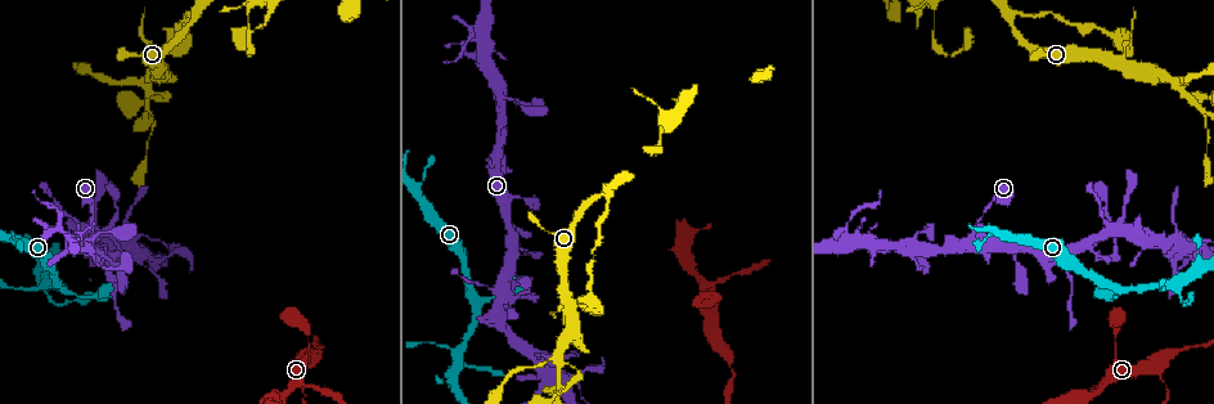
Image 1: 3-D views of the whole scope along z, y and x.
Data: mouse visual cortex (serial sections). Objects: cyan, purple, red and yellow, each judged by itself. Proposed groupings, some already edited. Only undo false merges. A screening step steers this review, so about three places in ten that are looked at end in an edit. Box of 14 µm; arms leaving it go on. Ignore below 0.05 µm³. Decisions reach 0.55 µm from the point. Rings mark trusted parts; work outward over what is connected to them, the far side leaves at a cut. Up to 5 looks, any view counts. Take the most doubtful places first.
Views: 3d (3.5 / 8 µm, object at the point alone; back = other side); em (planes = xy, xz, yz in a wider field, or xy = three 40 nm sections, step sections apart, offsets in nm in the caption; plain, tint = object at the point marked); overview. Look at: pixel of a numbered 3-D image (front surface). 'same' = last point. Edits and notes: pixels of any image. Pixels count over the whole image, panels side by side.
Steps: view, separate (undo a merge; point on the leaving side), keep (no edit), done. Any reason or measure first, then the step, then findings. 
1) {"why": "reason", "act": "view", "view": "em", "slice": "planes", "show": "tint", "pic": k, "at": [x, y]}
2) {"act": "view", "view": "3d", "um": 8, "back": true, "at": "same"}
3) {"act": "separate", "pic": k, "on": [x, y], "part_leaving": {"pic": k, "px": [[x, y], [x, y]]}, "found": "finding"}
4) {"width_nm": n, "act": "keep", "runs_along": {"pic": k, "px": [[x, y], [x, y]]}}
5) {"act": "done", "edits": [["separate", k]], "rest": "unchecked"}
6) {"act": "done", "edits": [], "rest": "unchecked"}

{"why": "two arms in line, one across", "act": "view", "view": "3d", "um": 3.5, "pic": 1, "at": [460, 358]}

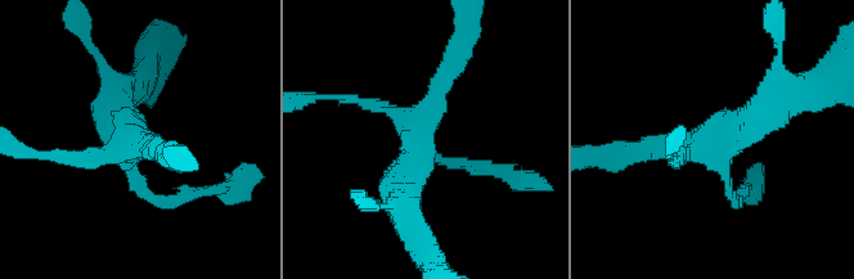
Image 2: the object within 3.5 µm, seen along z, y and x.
{"why": "now the EM", "act": "view", "view": "em", "slice": "xy", "step": 5, "show": "tint", "pic": 2, "at": [724, 141]}

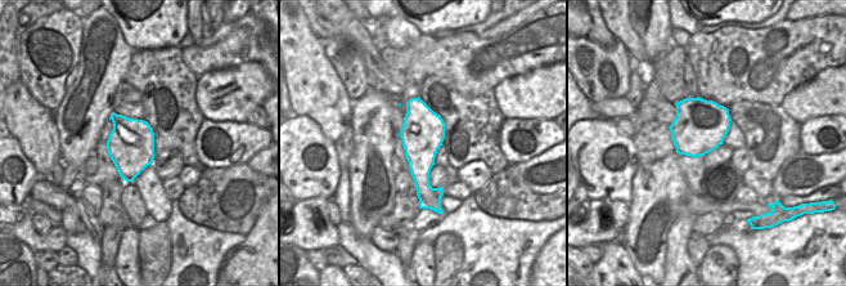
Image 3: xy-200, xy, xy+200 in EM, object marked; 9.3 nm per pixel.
{"act": "keep", "runs_along": {"pic": 2, "px": [[646, 149], [722, 142], [785, 98]]}, "found": "all the same cell"}

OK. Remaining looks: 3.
{"why": "three arms meet", "act": "view", "view": "3d", "um": 3.5, "back": true, "pic": 1, "at": [149, 111]}

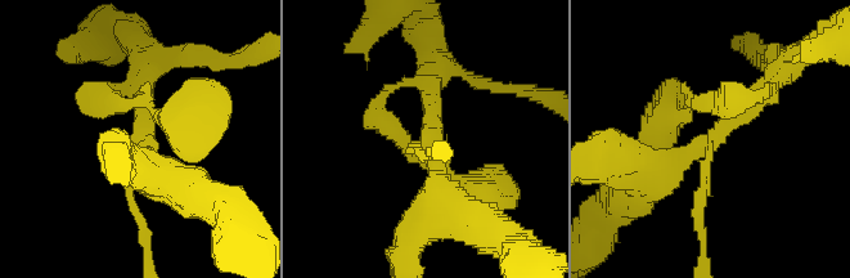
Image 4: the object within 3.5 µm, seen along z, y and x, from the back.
{"arms": 3, "arm_widths_nm": [150, 250, 300], "act": "view", "view": "em", "slice": "planes", "show": "tint", "pic": 4, "at": [429, 133]}

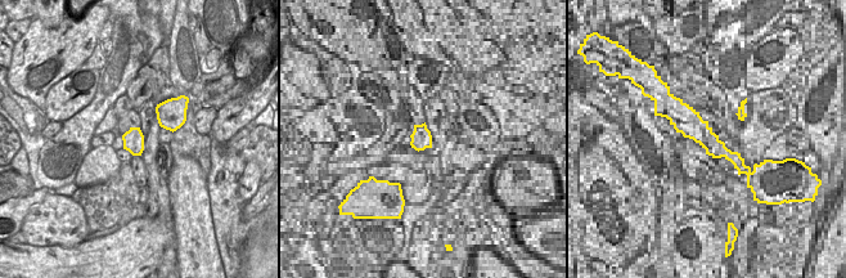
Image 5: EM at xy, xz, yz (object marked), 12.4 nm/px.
{"act": "keep", "runs_along": {"pic": 4, "px": [[777, 76], [718, 135], [671, 167], [655, 164]]}, "found": "all the same cell"}

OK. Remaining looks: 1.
{"act": "done", "edits": [], "rest": "unchecked"}

